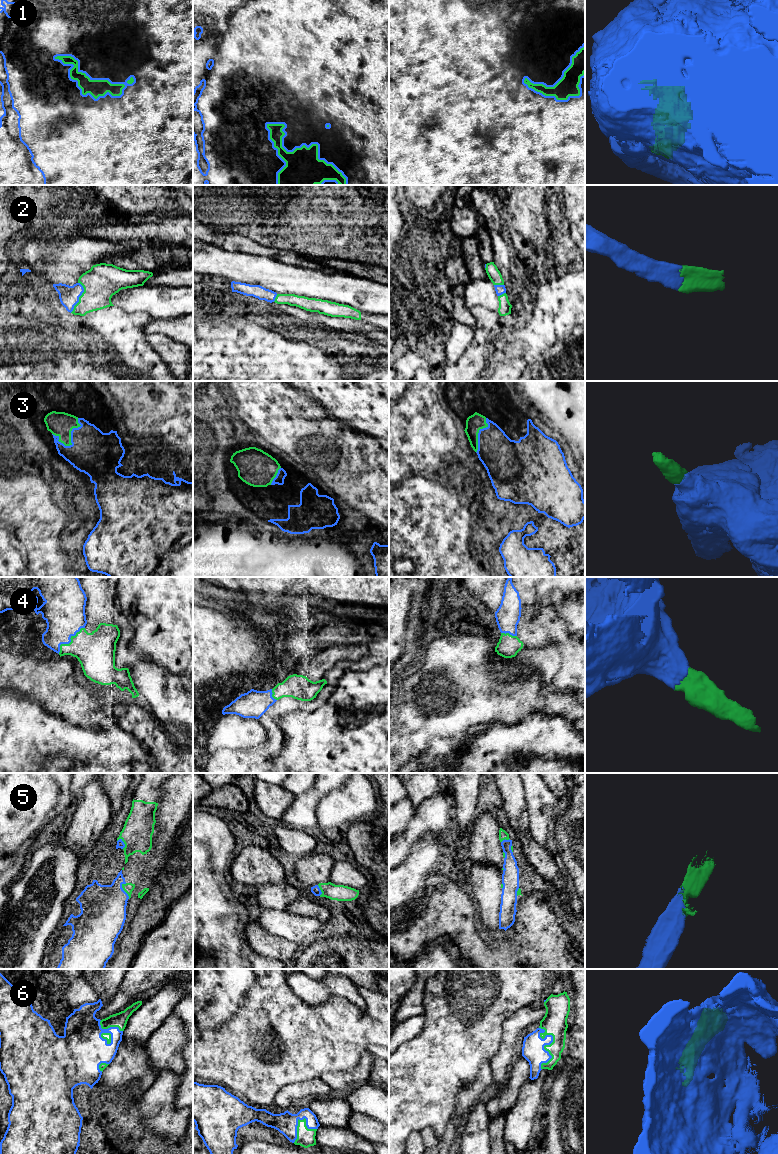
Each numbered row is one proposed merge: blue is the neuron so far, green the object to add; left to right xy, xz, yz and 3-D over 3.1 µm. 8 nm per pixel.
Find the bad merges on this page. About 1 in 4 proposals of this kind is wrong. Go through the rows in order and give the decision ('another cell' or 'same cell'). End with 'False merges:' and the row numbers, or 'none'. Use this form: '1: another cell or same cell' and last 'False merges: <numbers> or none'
1: same cell
2: same cell
3: same cell
4: same cell
5: same cell
6: same cell
False merges: none

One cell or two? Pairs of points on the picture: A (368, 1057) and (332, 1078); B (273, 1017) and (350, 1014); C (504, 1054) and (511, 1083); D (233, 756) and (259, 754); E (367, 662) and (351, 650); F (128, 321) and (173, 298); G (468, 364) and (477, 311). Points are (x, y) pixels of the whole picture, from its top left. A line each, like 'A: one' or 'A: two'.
A: one
B: one
C: two
D: one
E: two
F: two
G: one

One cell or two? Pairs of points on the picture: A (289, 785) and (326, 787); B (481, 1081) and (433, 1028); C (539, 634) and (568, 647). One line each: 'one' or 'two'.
A: two
B: two
C: one

